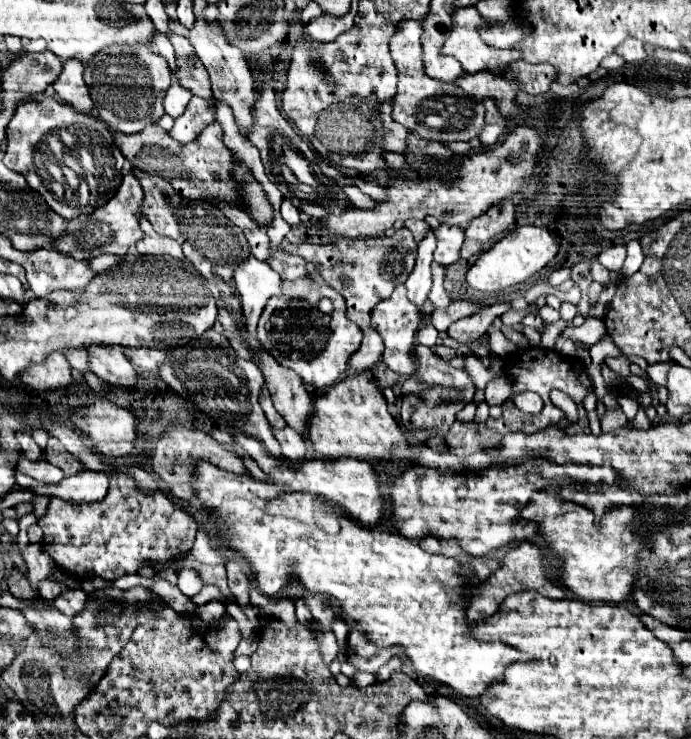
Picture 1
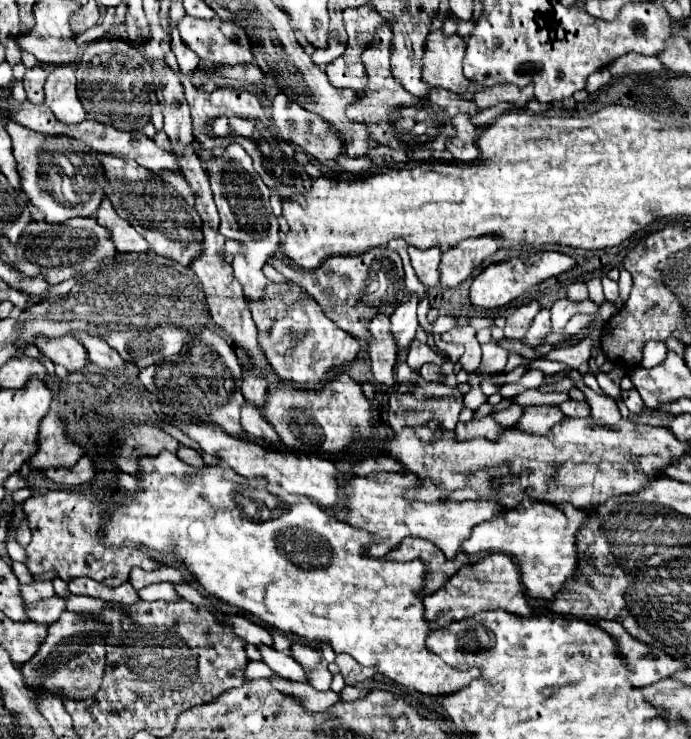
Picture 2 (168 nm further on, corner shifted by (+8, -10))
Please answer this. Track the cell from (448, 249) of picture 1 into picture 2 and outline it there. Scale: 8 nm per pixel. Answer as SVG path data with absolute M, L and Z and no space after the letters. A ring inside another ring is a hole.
M410 248L410 260L414 266L414 272L418 276L418 280L424 286L436 286L438 284L438 264L442 258L442 250L440 248L430 248L430 250L418 250L418 248Z

